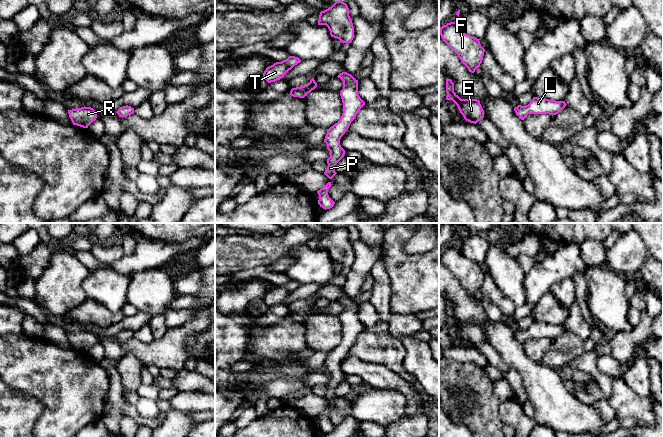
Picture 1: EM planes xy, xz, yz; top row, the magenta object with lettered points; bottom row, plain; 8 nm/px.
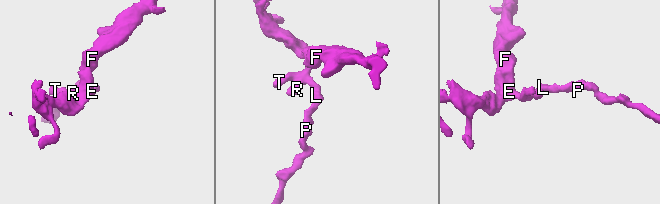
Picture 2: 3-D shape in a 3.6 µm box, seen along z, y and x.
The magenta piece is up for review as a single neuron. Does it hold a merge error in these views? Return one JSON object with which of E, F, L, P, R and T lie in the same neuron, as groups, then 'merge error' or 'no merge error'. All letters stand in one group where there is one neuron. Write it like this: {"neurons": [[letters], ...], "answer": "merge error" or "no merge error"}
{"neurons": [["E", "F", "L", "P", "R", "T"]], "answer": "no merge error"}

